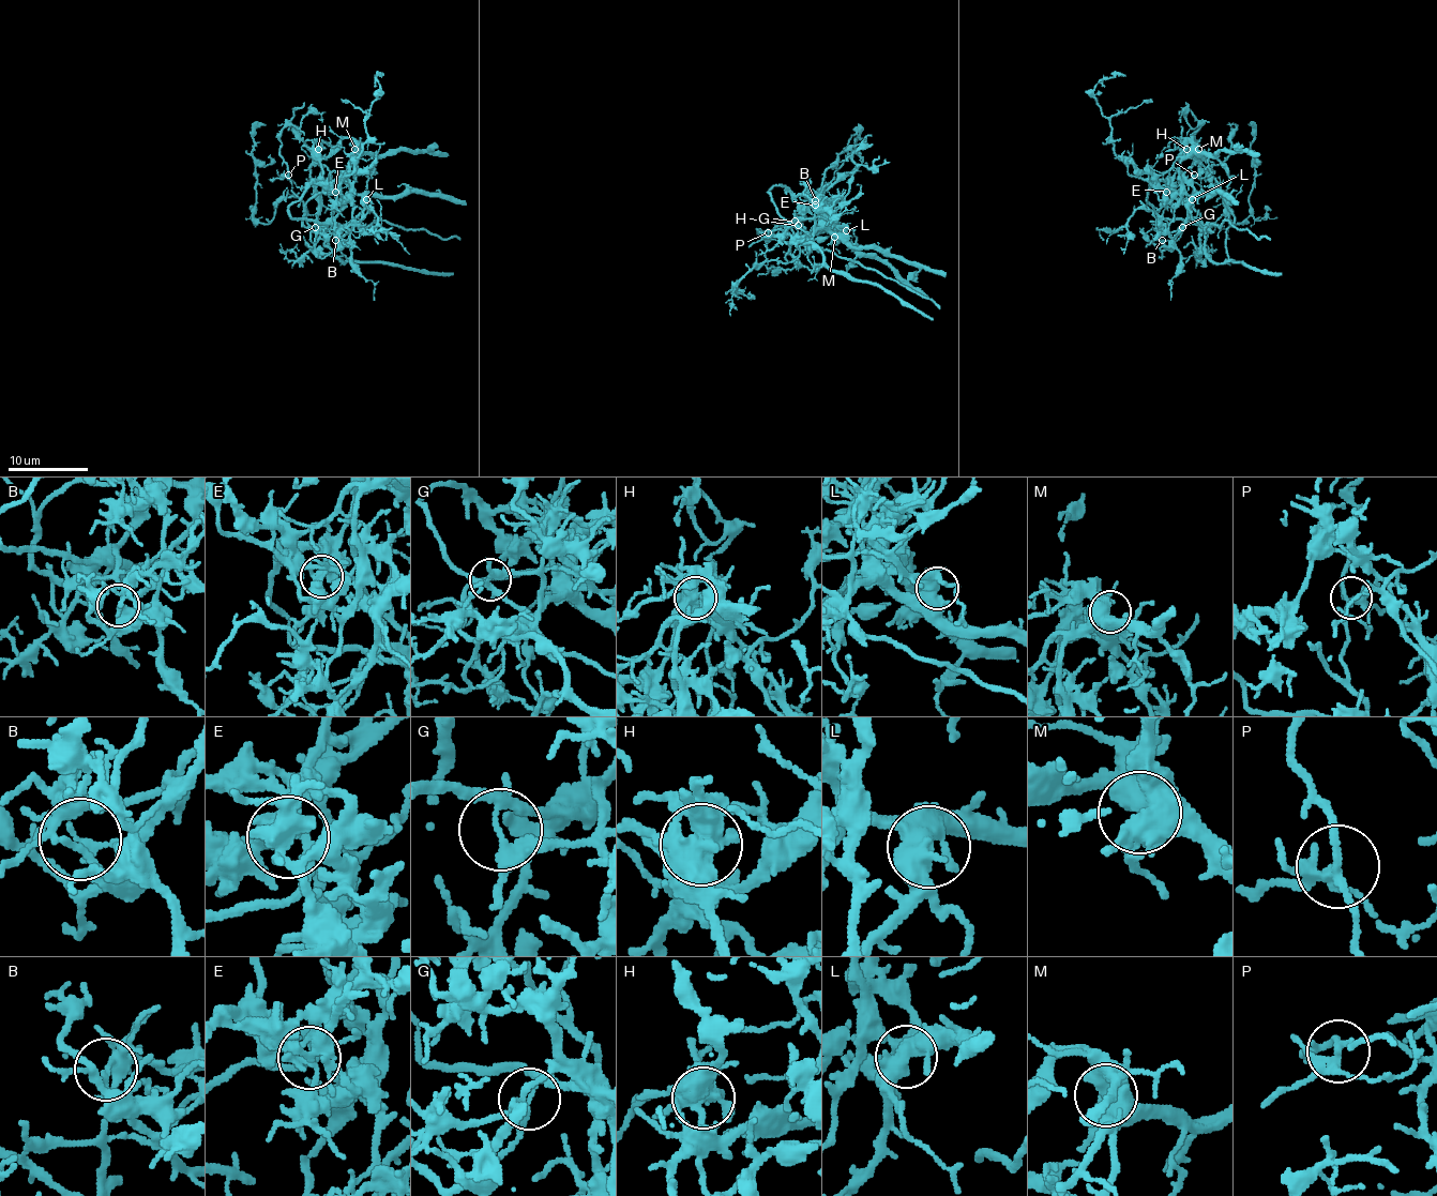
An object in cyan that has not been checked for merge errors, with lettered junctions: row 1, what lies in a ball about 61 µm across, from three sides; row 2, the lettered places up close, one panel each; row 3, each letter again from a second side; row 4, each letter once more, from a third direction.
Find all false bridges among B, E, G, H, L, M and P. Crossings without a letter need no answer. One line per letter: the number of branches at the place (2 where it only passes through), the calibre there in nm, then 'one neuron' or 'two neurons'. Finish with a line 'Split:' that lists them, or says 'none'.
B: 4 branches meet; 170 nm thick; two neurons
E: 3 branches meet; 190 nm thick; two neurons
G: 5 branches meet; 200 nm thick; two neurons
H: 6 branches meet; 500 nm thick; two neurons
L: 3 branches meet; 480 nm thick; one neuron
M: 3 branches meet; 500 nm thick; one neuron
P: 6 branches meet; 240 nm thick; one neuron
Split: B, E, G, H

